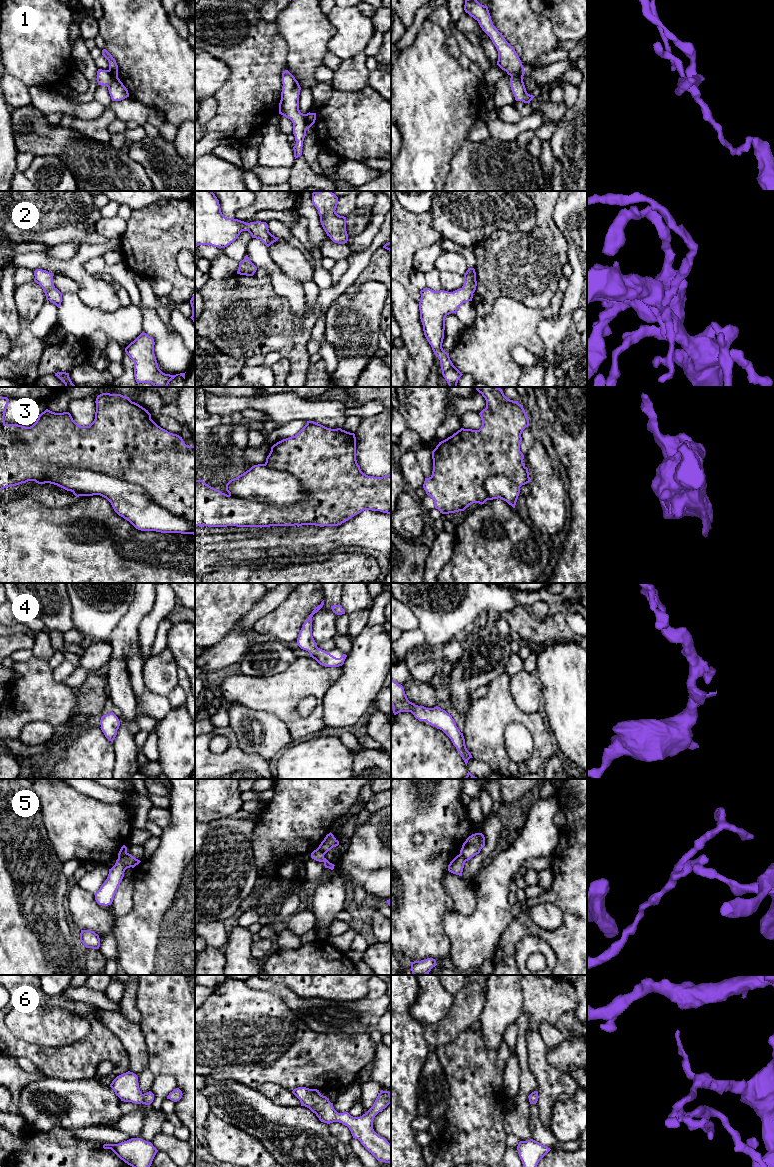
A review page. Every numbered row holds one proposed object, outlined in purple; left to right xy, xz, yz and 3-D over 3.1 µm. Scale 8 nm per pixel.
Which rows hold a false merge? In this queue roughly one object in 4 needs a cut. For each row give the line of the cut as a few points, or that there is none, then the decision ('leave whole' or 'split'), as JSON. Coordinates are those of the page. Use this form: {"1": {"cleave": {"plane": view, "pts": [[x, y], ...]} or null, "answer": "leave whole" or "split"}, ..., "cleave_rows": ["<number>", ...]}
{"1": {"cleave": {"plane": "yz", "pts": [[524, 72], [511, 77]]}, "answer": "split"}, "2": {"cleave": null, "answer": "leave whole"}, "3": {"cleave": {"plane": "xy", "pts": [[47, 478], [87, 468], [135, 483], [187, 520], [191, 533]]}, "answer": "split"}, "4": {"cleave": null, "answer": "leave whole"}, "5": {"cleave": {"plane": "xy", "pts": [[127, 853], [118, 858]]}, "answer": "split"}, "6": {"cleave": null, "answer": "leave whole"}, "cleave_rows": ["1", "3", "5"]}

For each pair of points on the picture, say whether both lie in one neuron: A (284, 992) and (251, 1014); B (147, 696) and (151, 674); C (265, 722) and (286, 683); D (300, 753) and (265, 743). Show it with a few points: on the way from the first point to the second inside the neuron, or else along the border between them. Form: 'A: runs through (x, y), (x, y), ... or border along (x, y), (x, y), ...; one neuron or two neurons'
A: border along (256, 988), (276, 995), (295, 1012); two neurons
B: border along (146, 687), (154, 693), (166, 697); two neurons
C: border along (247, 707), (275, 714), (288, 728); two neurons
D: border along (289, 745), (275, 758); two neurons

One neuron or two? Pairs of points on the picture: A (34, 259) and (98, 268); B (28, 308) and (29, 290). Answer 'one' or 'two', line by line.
A: two
B: one

